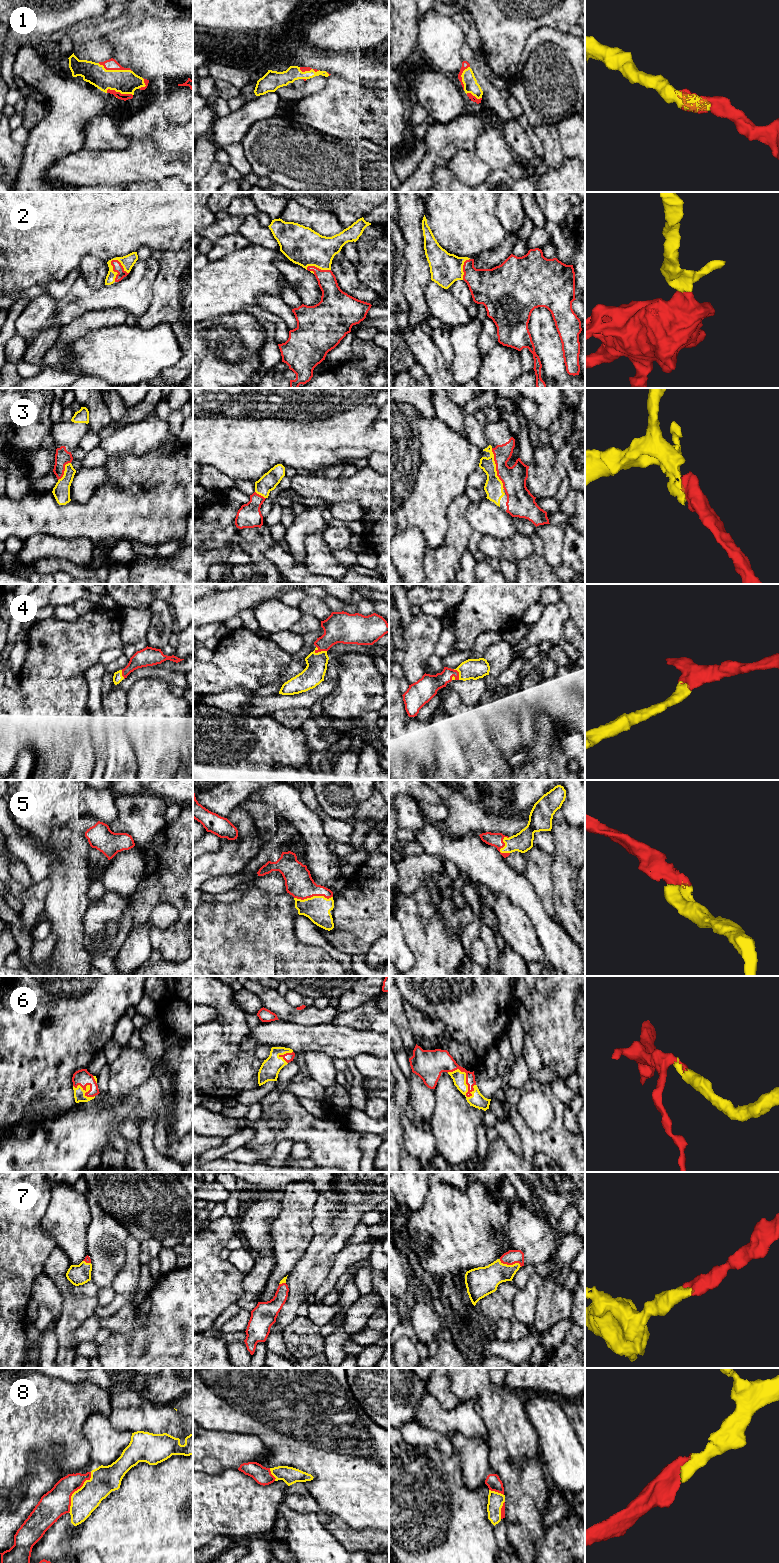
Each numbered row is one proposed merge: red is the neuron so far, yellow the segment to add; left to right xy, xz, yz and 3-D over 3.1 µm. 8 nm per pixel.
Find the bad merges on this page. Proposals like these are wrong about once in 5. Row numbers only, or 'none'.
none

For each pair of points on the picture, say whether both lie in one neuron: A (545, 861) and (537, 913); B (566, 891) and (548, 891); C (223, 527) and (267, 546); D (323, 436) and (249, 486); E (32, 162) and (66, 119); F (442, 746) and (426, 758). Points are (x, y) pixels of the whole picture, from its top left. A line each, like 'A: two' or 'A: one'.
A: two
B: two
C: one
D: two
E: one
F: two

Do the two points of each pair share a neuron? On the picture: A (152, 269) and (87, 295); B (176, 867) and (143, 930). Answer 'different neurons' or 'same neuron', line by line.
A: same neuron
B: different neurons

